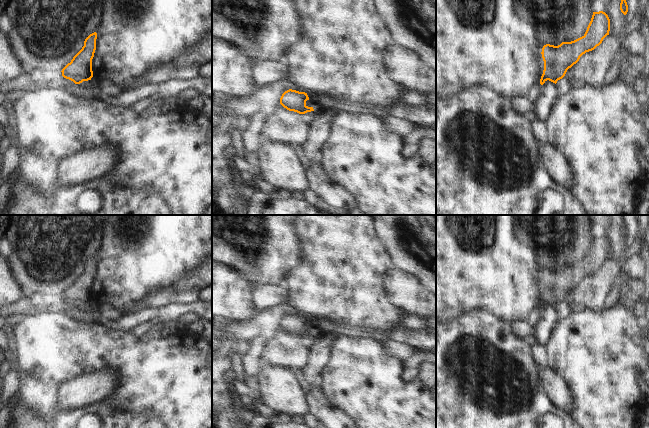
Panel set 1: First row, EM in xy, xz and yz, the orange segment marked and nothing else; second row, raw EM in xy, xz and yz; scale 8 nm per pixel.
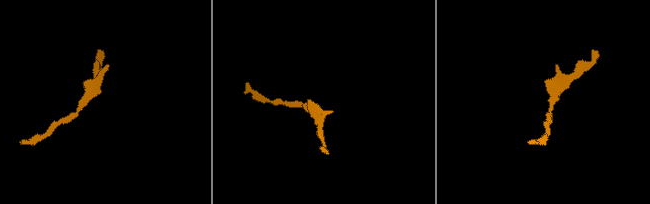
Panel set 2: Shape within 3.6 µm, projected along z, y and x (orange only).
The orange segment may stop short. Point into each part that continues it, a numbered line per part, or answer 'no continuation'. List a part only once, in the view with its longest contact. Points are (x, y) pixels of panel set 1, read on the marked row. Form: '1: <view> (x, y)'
no continuation

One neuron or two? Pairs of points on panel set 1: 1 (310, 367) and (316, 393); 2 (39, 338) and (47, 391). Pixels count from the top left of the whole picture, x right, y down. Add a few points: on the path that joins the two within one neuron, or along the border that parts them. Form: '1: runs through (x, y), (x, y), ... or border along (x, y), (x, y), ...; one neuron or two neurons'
1: border along (319, 382), (312, 386); two neurons
2: border along (23, 371), (42, 378), (50, 378), (57, 385); two neurons

